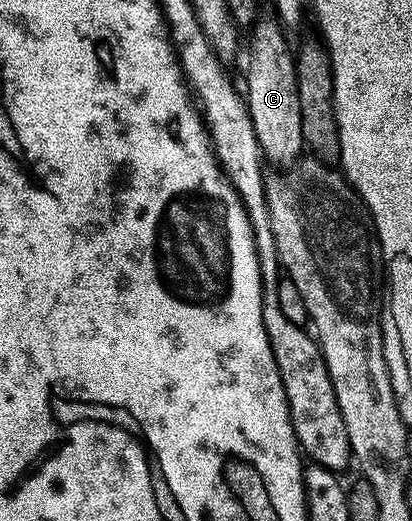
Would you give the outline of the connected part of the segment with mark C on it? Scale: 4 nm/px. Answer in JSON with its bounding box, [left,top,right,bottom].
[244,16,304,168]

